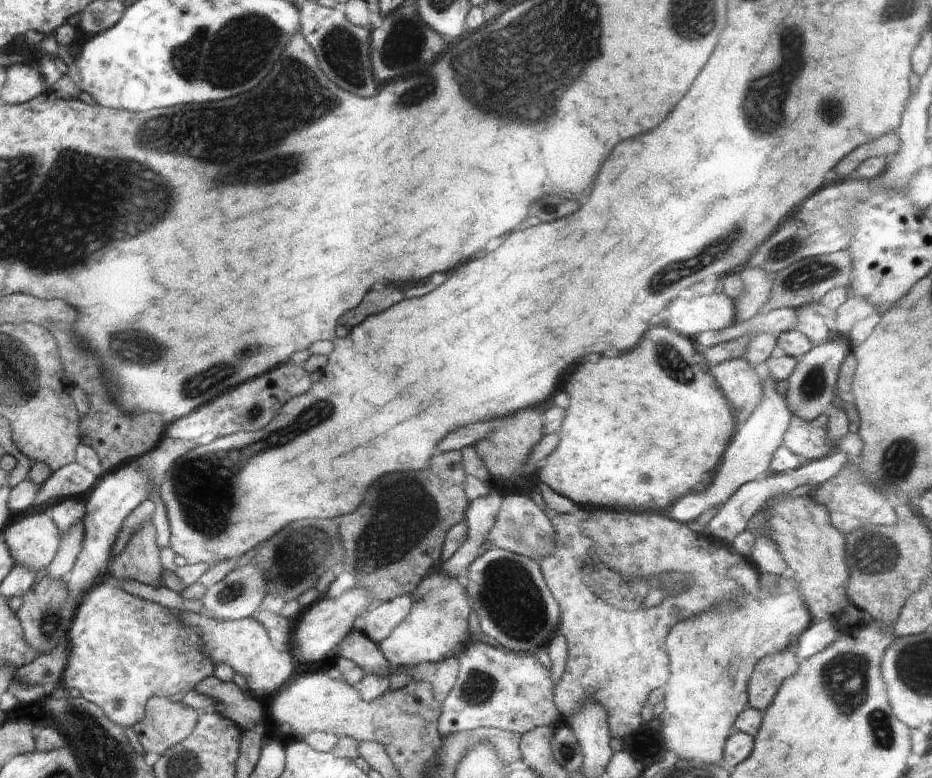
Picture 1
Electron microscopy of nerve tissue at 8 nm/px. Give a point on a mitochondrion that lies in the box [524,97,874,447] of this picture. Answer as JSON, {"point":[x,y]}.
{"point":[672,272]}

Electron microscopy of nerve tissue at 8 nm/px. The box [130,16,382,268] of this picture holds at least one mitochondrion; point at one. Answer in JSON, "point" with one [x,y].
{"point":[342,52]}

